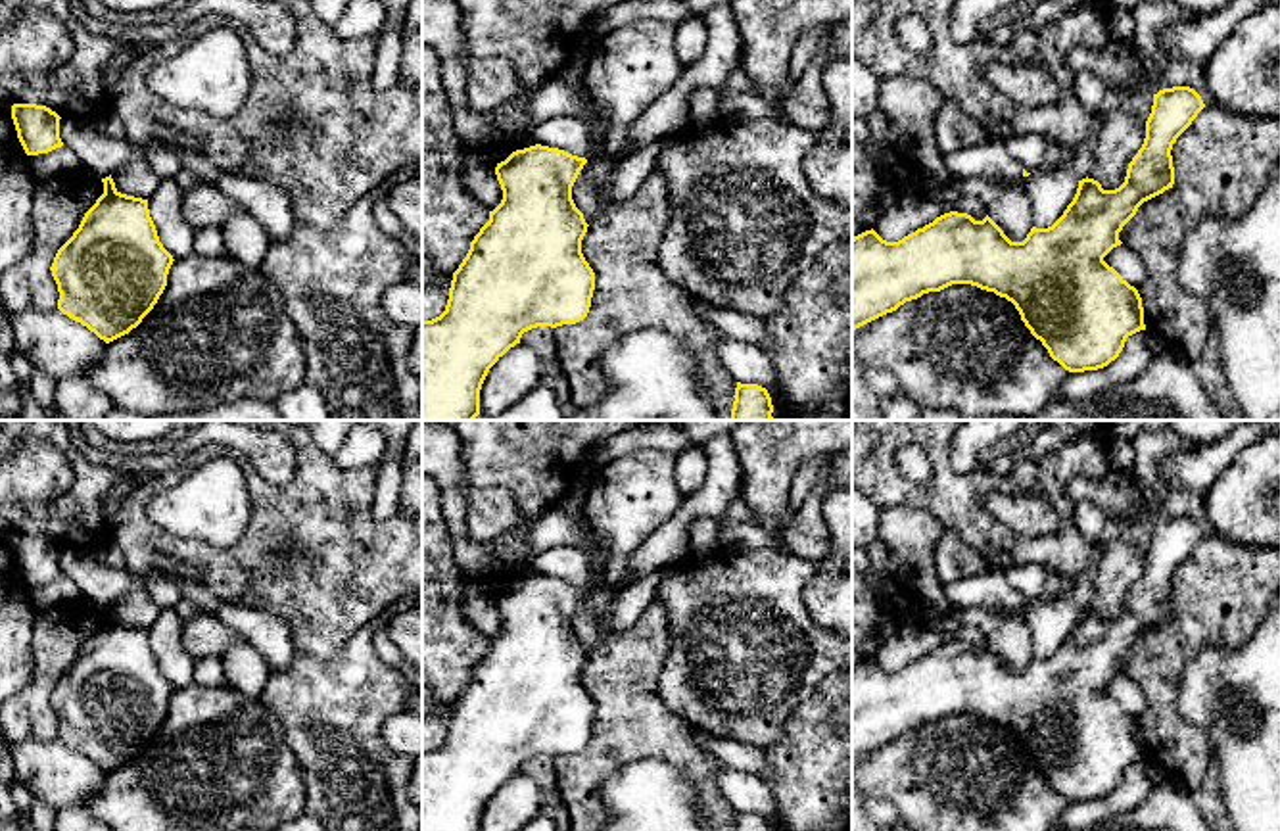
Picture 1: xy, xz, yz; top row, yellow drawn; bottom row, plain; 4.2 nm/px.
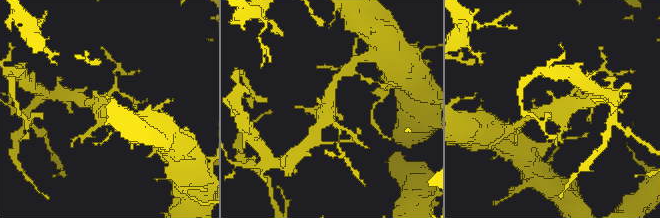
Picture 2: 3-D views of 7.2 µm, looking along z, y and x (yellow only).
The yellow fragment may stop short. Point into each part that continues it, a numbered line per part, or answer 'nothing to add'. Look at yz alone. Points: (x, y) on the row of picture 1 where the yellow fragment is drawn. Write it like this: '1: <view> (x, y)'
1: yz (991, 158)

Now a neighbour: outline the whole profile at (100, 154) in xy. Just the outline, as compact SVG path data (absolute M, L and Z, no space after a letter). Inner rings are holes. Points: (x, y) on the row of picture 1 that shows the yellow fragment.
M65 115L59 119L59 138L83 161L83 167L98 178L106 178L136 155L150 155L165 142L134 144L127 138L109 138L100 132L92 119L75 119Z

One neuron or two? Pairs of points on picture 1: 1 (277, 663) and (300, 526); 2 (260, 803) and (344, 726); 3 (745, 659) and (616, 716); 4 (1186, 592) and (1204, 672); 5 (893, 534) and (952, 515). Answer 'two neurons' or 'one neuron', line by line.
1: two neurons
2: two neurons
3: two neurons
4: two neurons
5: two neurons

